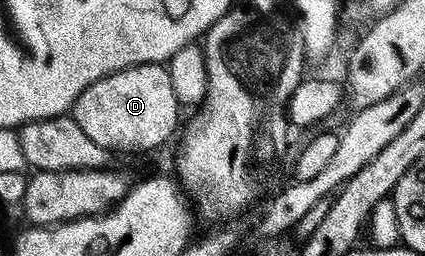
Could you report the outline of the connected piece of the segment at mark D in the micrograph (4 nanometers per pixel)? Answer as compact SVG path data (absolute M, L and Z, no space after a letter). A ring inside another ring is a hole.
M150 63L120 69L91 83L91 87L77 96L71 116L99 147L114 154L141 153L144 149L159 148L173 132L178 132L177 111L179 104L171 88L168 68L161 63Z

